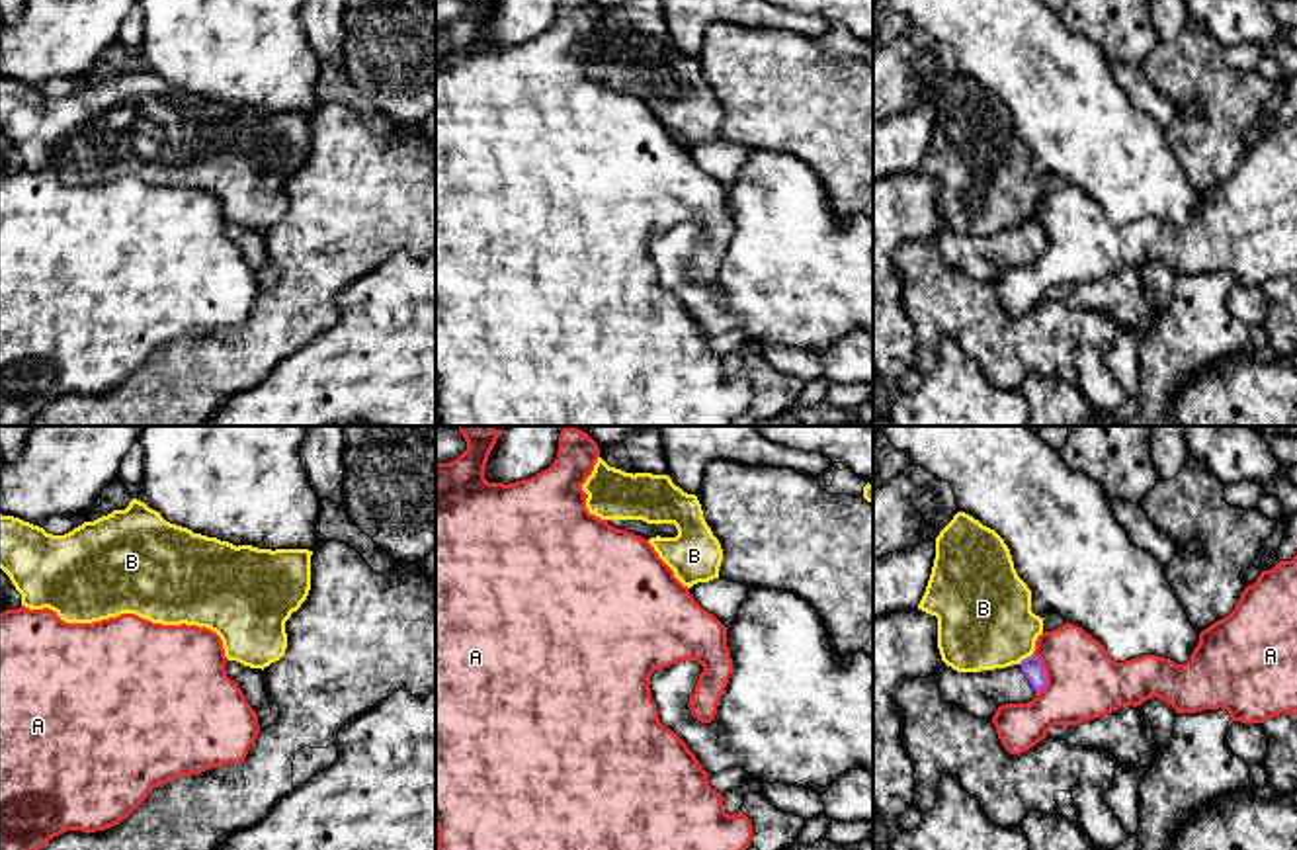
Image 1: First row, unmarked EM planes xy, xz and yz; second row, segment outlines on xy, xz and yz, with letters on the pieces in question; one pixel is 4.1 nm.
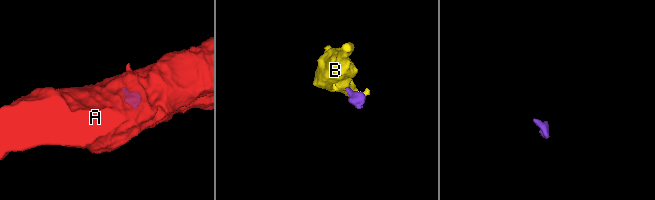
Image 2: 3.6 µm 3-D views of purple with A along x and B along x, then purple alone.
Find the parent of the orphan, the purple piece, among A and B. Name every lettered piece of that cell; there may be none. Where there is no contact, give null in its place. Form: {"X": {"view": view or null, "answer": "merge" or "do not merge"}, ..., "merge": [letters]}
{"A": {"view": "yz", "answer": "do not merge"}, "B": {"view": "yz", "answer": "do not merge"}, "merge": []}

